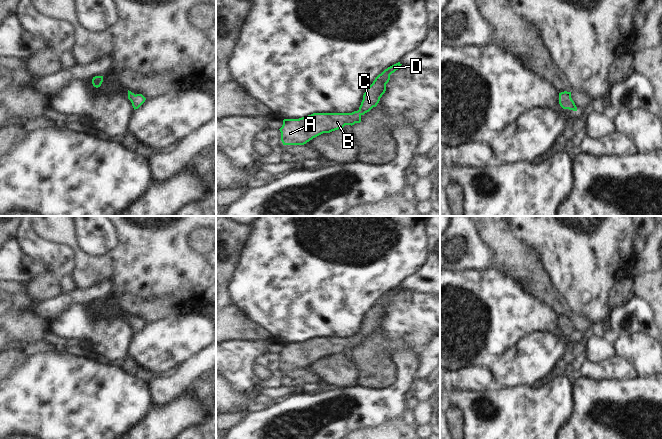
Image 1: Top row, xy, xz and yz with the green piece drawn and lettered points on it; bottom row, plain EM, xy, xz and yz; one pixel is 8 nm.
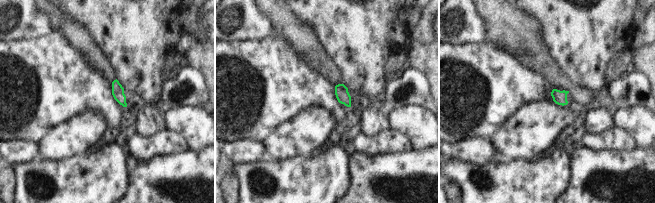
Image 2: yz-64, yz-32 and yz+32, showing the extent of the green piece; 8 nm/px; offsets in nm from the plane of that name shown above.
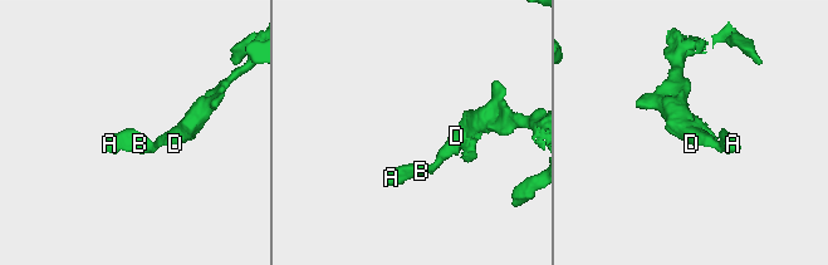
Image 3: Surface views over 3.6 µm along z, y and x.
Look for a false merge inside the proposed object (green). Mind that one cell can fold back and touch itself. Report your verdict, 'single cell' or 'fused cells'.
single cell

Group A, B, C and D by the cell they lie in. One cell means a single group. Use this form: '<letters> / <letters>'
A B C D

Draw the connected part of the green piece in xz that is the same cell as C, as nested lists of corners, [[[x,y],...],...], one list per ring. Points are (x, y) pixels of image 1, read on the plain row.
[[[400,286],[388,291],[367,311],[358,335],[352,337],[313,337],[299,343],[284,343],[279,353],[283,369],[304,369],[313,362],[361,346],[361,340],[376,331],[386,315],[390,299],[400,292]]]

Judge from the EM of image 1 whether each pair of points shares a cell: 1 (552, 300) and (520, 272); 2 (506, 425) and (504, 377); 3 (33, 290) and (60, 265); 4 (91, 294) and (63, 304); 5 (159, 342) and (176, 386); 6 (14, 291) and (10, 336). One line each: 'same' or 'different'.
1: same
2: different
3: different
4: same
5: different
6: same

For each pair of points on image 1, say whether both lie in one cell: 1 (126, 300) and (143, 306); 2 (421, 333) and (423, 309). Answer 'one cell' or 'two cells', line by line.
1: one cell
2: one cell

